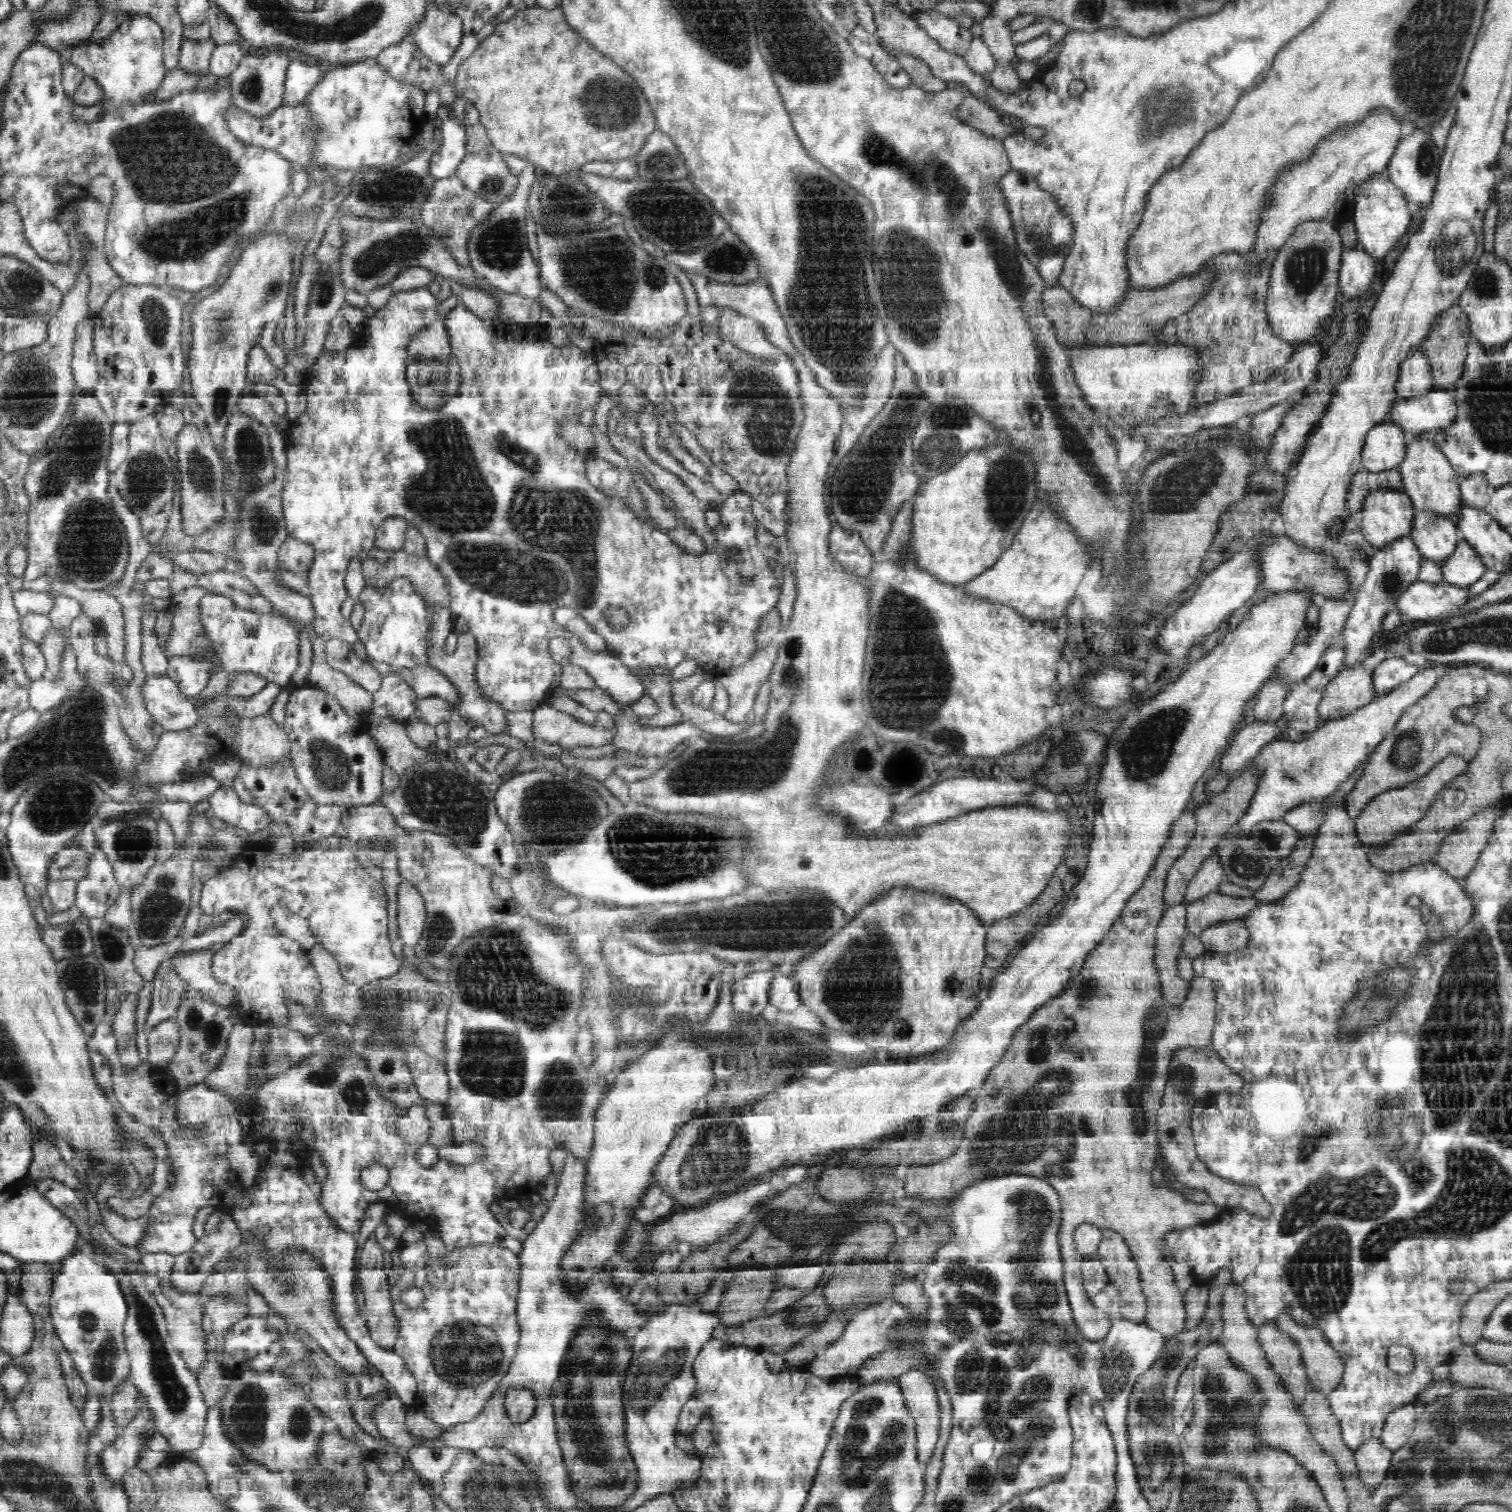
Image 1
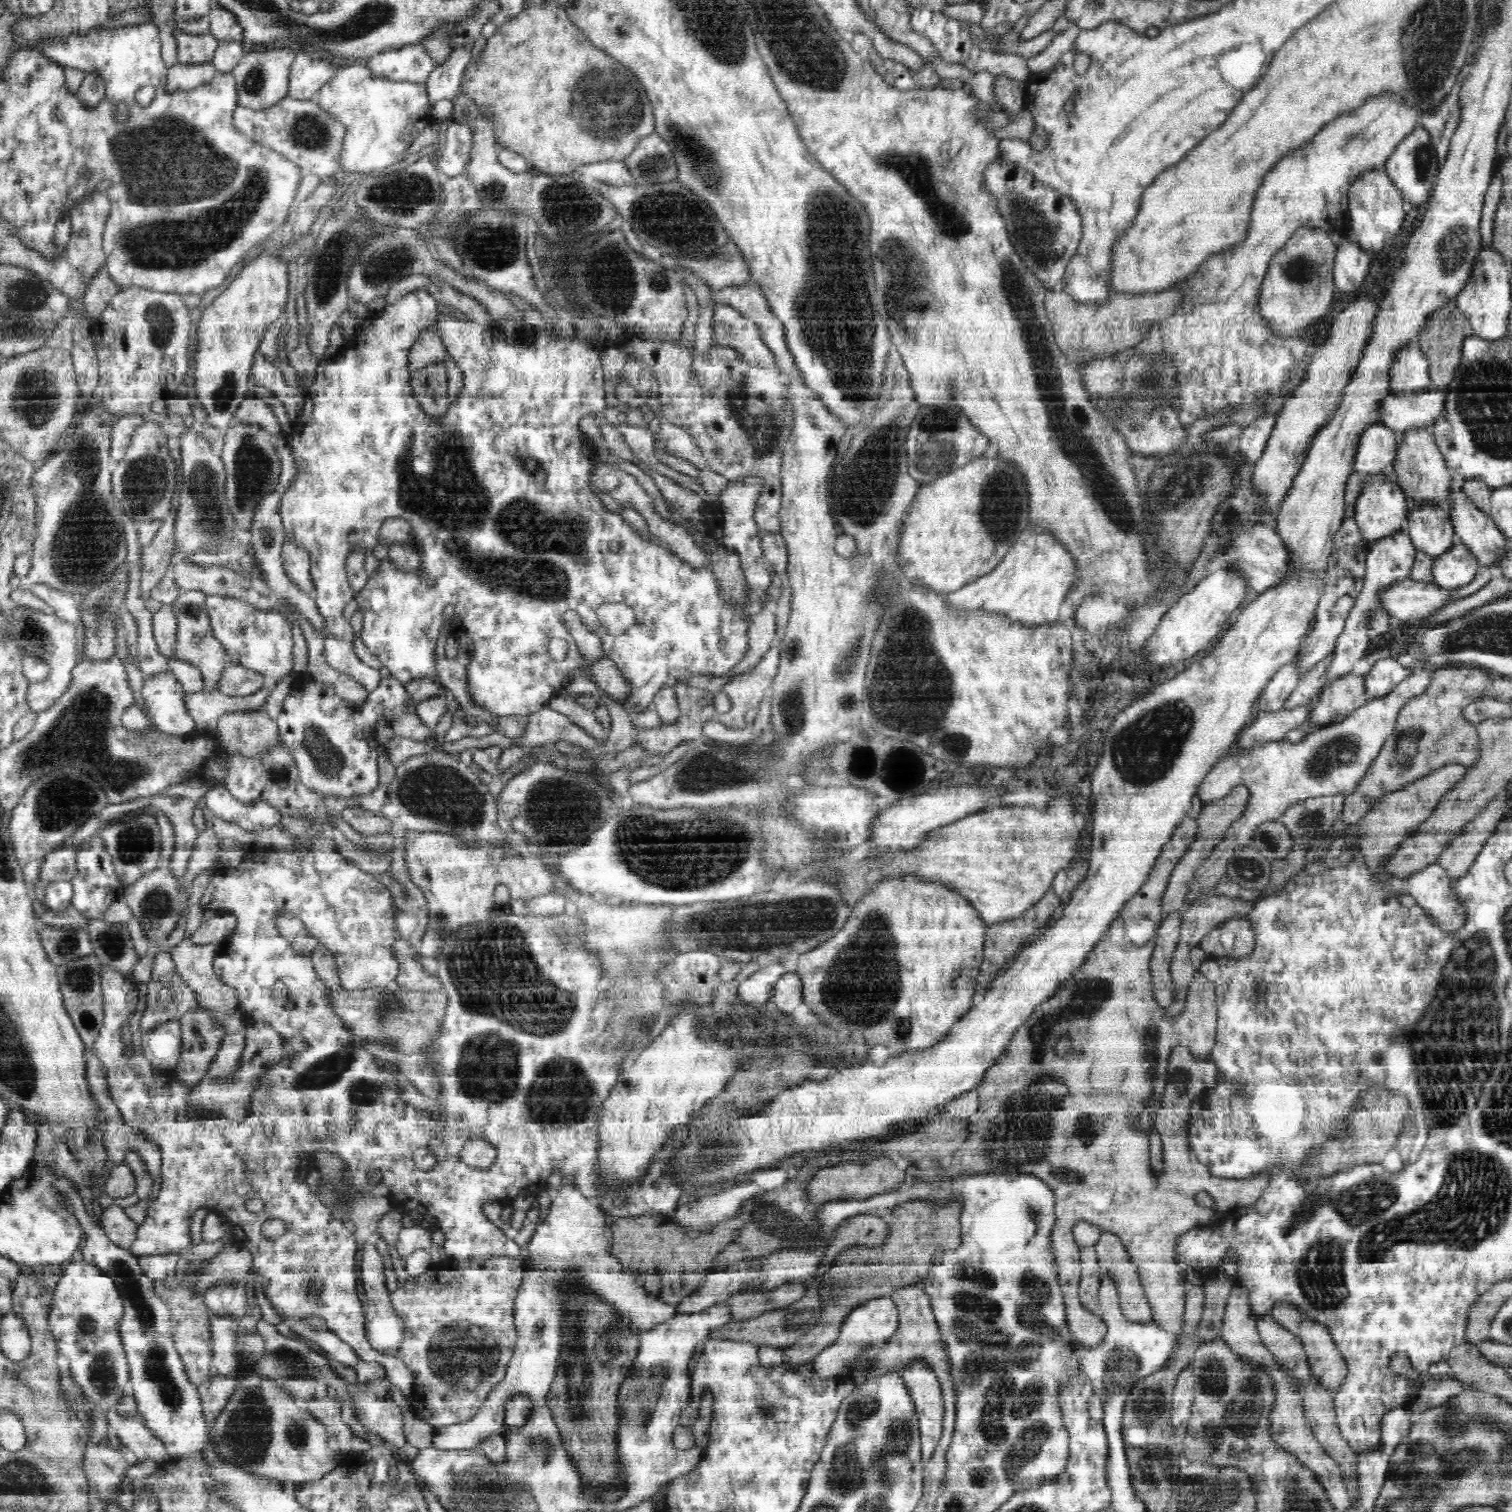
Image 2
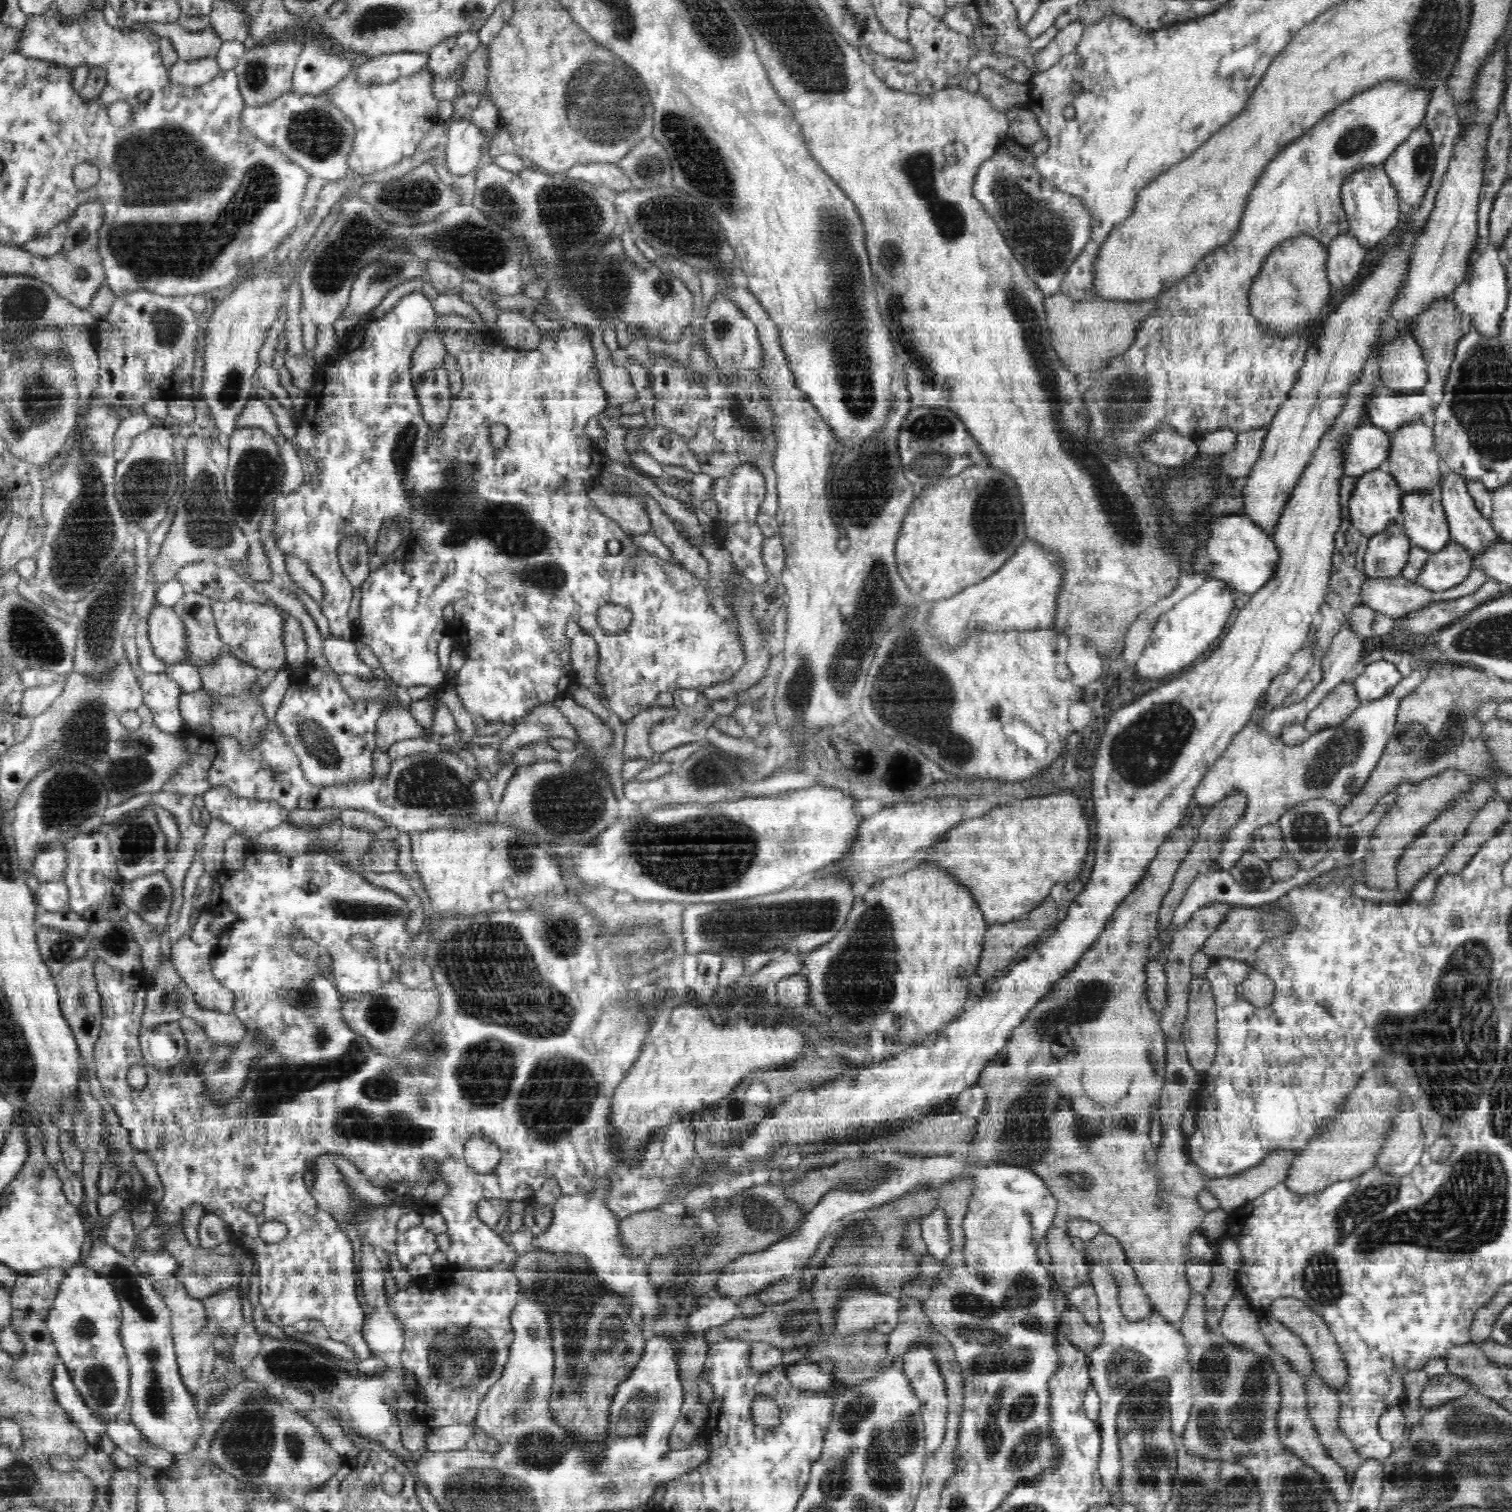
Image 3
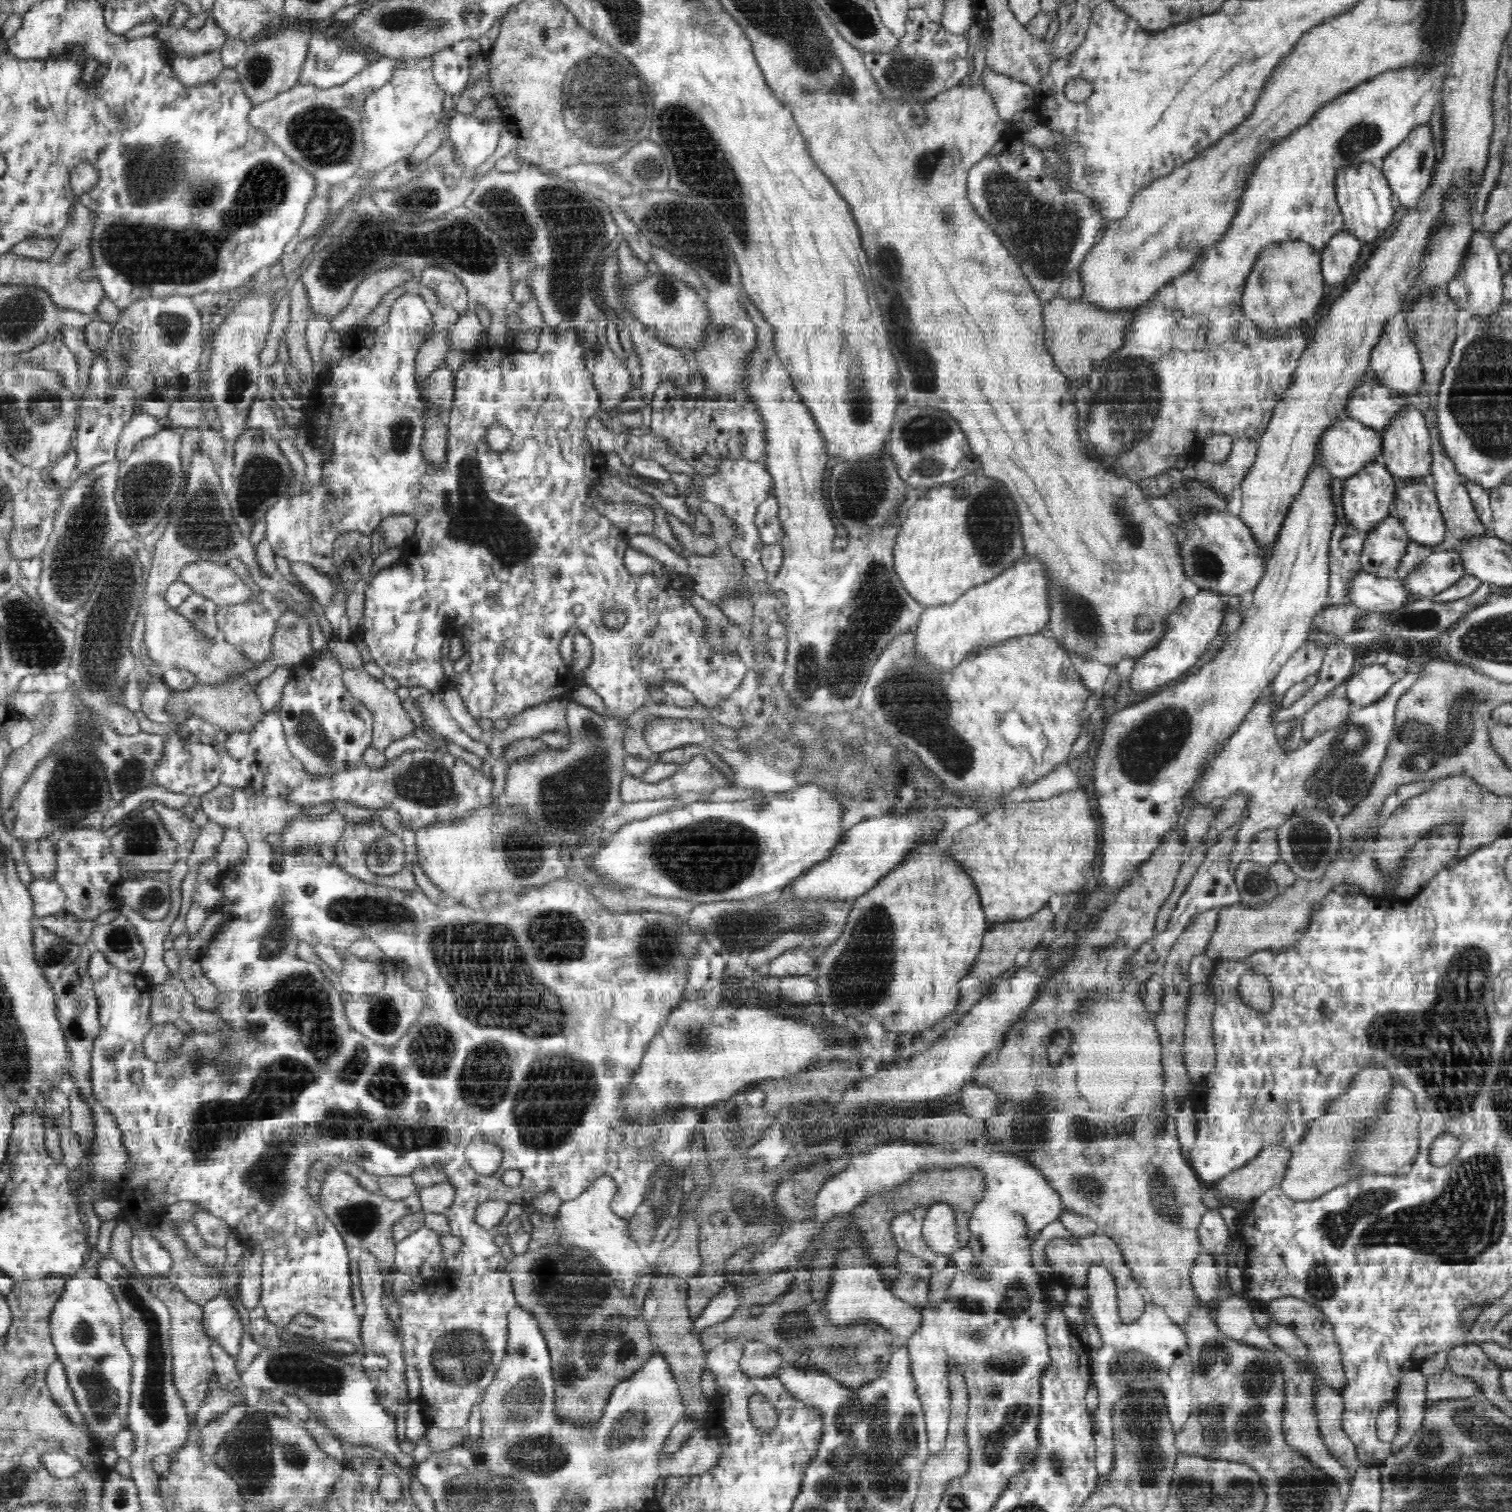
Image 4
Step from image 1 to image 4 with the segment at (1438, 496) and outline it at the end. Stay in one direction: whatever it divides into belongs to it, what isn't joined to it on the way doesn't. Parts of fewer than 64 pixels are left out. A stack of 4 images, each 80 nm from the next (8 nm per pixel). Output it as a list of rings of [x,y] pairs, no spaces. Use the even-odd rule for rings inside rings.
[[[1408,407],[1406,411],[1400,411],[1395,418],[1395,422],[1381,433],[1384,440],[1381,455],[1385,468],[1396,479],[1404,479],[1405,483],[1423,479],[1427,474],[1431,474],[1432,470],[1430,426],[1419,407]]]

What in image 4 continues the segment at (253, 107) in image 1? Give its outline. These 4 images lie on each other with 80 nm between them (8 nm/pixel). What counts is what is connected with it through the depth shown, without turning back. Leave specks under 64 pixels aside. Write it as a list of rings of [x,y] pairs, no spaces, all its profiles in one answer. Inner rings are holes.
[[[287,26],[280,32],[266,34],[246,47],[245,55],[235,66],[246,97],[257,105],[291,90],[300,81],[300,70],[306,62],[311,31],[307,27]]]

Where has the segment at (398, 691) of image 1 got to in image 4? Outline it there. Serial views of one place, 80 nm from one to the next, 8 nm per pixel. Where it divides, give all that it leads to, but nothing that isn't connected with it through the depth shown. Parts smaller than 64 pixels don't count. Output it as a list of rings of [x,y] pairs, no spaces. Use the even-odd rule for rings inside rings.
[[[325,647],[310,665],[289,676],[275,710],[283,724],[289,751],[300,759],[312,778],[362,766],[362,753],[373,741],[372,713],[350,694],[344,685],[343,672],[332,651]]]

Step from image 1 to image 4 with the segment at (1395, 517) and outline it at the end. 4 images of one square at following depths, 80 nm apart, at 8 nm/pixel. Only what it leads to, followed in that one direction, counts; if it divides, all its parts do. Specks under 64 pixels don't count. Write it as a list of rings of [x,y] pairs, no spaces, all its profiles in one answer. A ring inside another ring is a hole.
[[[1379,463],[1369,464],[1363,471],[1345,479],[1344,494],[1342,494],[1341,513],[1349,524],[1359,532],[1366,534],[1374,530],[1391,512],[1396,502],[1396,478]]]

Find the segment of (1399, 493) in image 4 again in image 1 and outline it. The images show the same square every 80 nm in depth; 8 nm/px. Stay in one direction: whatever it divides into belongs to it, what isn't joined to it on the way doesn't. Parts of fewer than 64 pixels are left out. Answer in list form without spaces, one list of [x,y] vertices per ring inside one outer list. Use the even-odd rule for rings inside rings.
[[[1429,512],[1415,514],[1410,537],[1422,557],[1433,563],[1446,563],[1460,542],[1456,522],[1444,515]]]

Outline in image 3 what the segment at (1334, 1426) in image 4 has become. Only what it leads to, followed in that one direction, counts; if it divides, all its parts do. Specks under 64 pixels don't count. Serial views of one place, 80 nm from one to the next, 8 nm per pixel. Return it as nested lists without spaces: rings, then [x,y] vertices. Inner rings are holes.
[[[1316,1374],[1307,1377],[1306,1391],[1309,1416],[1314,1428],[1318,1431],[1318,1439],[1321,1440],[1321,1444],[1324,1446],[1327,1454],[1346,1471],[1346,1480],[1351,1488],[1354,1473],[1364,1459],[1357,1454],[1357,1451],[1350,1443],[1350,1439],[1340,1430],[1338,1423],[1341,1404],[1337,1399],[1337,1392],[1326,1385]]]

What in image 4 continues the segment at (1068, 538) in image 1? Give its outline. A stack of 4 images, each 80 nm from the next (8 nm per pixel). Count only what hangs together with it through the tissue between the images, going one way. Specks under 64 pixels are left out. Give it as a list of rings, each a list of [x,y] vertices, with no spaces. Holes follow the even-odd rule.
[[[1024,558],[1006,568],[1000,576],[968,589],[952,604],[925,607],[915,627],[915,649],[927,664],[948,672],[976,648],[998,645],[1014,636],[1043,632],[1049,618],[1048,608],[1046,572],[1038,560]]]

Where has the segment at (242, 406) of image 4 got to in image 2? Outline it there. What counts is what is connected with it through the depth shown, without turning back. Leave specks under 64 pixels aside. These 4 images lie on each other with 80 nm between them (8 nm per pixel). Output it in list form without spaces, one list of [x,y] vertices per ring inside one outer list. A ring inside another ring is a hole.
[[[266,252],[252,260],[228,290],[206,307],[198,322],[200,348],[196,355],[195,388],[209,416],[207,421],[225,434],[238,406],[251,394],[250,370],[269,324],[284,314],[288,296],[288,268]]]

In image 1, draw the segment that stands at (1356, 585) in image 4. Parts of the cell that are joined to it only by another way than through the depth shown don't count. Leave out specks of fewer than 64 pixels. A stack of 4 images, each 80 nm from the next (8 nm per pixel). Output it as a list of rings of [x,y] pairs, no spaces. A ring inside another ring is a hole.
[[[1419,581],[1399,596],[1394,607],[1404,620],[1427,621],[1458,610],[1472,595],[1467,587]]]

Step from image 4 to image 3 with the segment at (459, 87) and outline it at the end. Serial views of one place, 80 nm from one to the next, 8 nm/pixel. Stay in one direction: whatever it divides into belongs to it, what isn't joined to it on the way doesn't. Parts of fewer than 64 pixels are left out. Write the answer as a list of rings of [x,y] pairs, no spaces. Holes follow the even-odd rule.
[[[462,32],[462,34],[450,36],[432,48],[428,54],[427,68],[438,79],[450,79],[457,74],[456,70],[462,70],[462,72],[466,70],[468,56],[476,52],[478,46],[480,46],[478,33]]]

